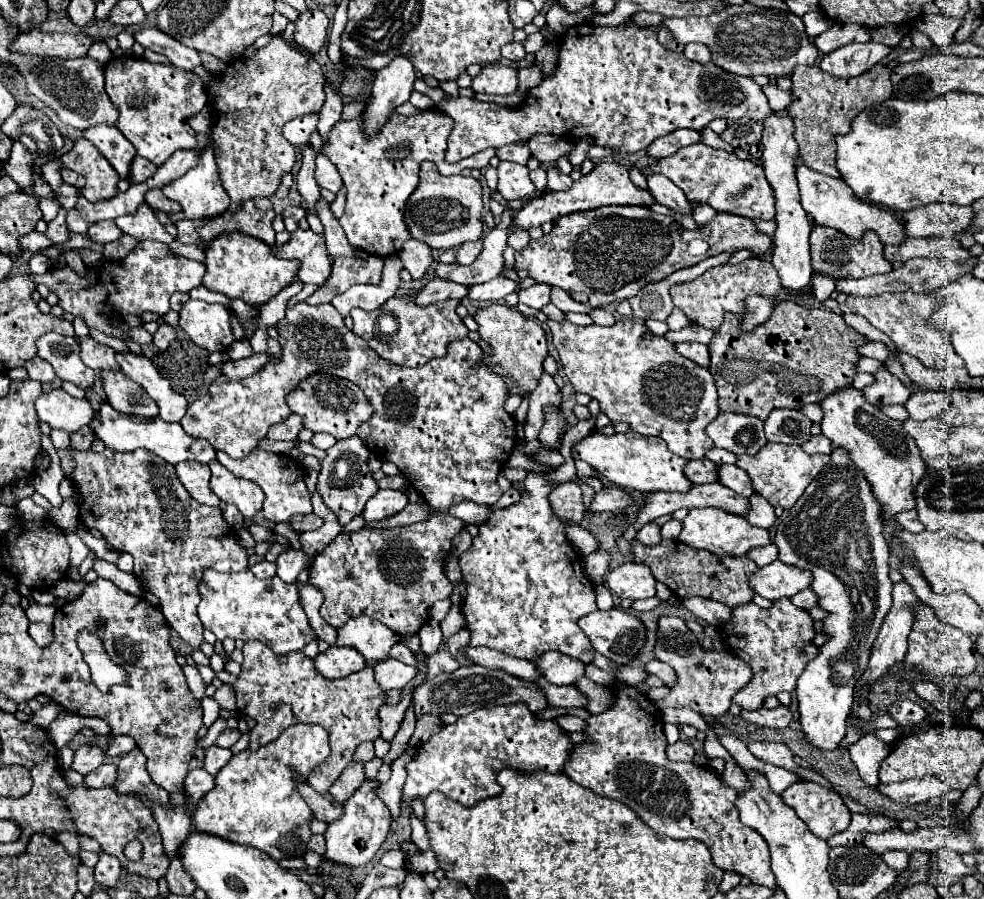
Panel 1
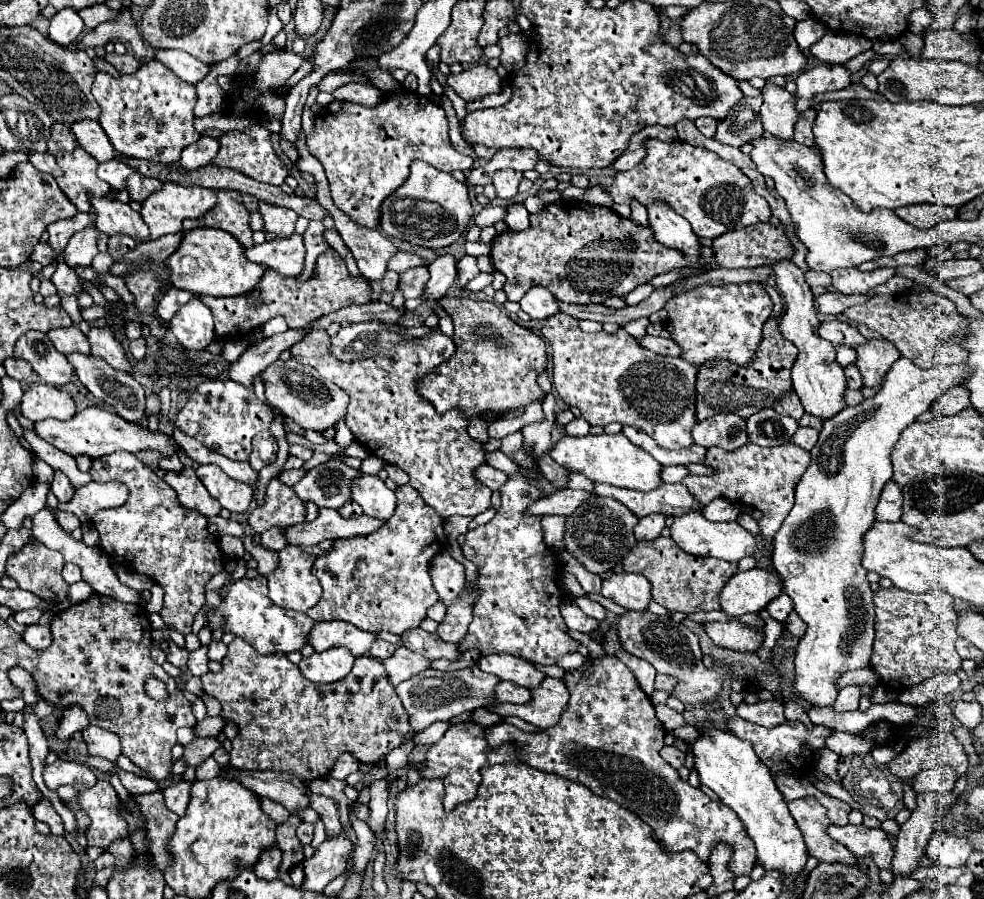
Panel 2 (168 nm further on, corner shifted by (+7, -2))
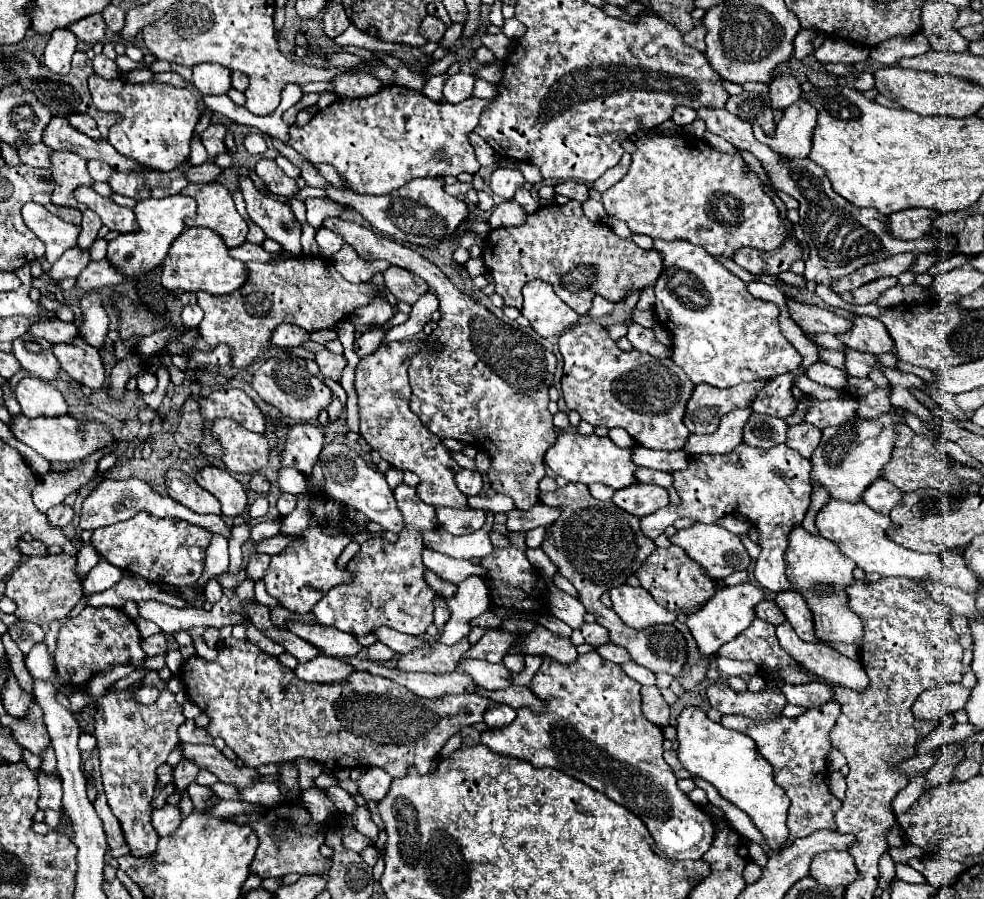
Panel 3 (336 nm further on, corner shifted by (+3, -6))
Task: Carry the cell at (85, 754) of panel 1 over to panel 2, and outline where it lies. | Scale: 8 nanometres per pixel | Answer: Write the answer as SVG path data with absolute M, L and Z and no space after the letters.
M57 759L53 765L47 765L43 777L49 789L57 789L59 785L73 785L77 787L77 791L85 791L93 787L97 781L91 767L77 761L65 761L65 759Z

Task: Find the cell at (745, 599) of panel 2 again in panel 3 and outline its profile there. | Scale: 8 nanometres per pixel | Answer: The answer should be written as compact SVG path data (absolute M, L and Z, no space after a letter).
M753 583L723 587L719 593L715 593L709 599L709 603L705 603L699 611L687 615L687 619L685 619L685 625L689 627L689 631L697 643L697 649L705 655L719 651L719 647L723 643L731 641L733 637L737 637L743 629L747 629L751 625L751 621L755 619L755 605L759 601L763 601L763 593Z

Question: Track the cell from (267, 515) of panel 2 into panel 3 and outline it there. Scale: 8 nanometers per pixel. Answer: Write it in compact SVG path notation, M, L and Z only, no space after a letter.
M273 519L273 521L263 521L263 523L259 523L259 525L255 525L255 527L251 529L251 539L253 539L253 541L263 541L263 539L269 539L269 537L277 535L279 527L281 527L281 521L279 521L279 519Z

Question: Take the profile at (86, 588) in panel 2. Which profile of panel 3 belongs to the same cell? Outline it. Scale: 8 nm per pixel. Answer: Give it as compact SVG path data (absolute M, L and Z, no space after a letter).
M101 557L99 563L89 571L87 578L83 581L83 593L91 595L113 587L121 579L123 571L113 567Z

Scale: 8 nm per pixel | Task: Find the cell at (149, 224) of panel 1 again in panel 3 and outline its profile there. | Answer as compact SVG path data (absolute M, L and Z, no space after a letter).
M77 187L77 191L73 191L73 195L77 197L77 201L85 203L91 211L95 211L101 217L103 225L107 225L109 229L119 231L119 233L137 231L135 213L131 209L113 203L109 197L95 193L91 187Z

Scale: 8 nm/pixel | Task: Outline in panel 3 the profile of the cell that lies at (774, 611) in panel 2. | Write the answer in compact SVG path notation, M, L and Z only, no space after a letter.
M761 601L755 607L755 617L759 617L761 621L767 621L771 625L781 625L785 621L785 615L781 613L781 609L777 609L777 605L773 601Z

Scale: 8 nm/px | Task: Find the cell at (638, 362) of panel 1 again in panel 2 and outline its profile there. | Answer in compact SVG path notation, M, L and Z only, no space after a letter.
M555 313L549 319L545 319L541 335L553 347L553 385L559 397L567 405L577 405L581 409L581 415L591 425L605 427L613 421L619 421L621 425L635 425L643 429L649 437L653 437L657 445L663 449L681 449L693 445L691 429L697 423L697 367L693 367L693 363L685 363L685 359L681 357L675 359L655 355L653 351L641 347L637 339L631 337L623 327L619 327L615 333L583 333L577 325L577 319L565 313Z

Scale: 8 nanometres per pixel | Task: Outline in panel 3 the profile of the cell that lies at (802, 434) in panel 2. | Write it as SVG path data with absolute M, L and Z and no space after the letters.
M799 423L799 425L789 427L785 445L791 449L797 449L803 457L811 459L819 441L821 441L821 431L817 427L809 425L809 423Z

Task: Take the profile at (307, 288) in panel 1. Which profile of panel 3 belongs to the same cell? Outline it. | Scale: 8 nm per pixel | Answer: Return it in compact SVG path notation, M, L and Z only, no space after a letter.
M283 325L275 331L275 335L271 337L271 345L277 345L277 347L301 347L305 345L307 341L311 339L311 333L307 331L301 331L299 327L295 325Z

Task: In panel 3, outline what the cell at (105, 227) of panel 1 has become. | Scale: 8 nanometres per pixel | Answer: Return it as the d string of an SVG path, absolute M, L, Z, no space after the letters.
M71 247L69 251L65 251L57 263L47 271L47 275L53 279L53 281L63 281L63 279L69 279L69 277L77 277L89 263L89 253L87 251L79 251L77 247Z

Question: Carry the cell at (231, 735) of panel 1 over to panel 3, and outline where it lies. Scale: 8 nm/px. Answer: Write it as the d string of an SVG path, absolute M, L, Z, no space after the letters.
M179 761L179 765L177 765L175 771L173 771L175 791L177 791L177 793L183 793L183 791L189 787L189 783L195 781L197 773L199 773L199 767L197 767L195 763L191 763L191 761Z

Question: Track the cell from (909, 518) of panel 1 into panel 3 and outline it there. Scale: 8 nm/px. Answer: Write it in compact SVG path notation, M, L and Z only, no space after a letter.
M877 479L877 483L871 483L867 489L865 489L865 495L863 495L863 501L877 513L883 513L883 515L889 515L889 511L895 507L895 503L899 503L903 497L903 493L893 487L891 483L887 483L885 479Z

